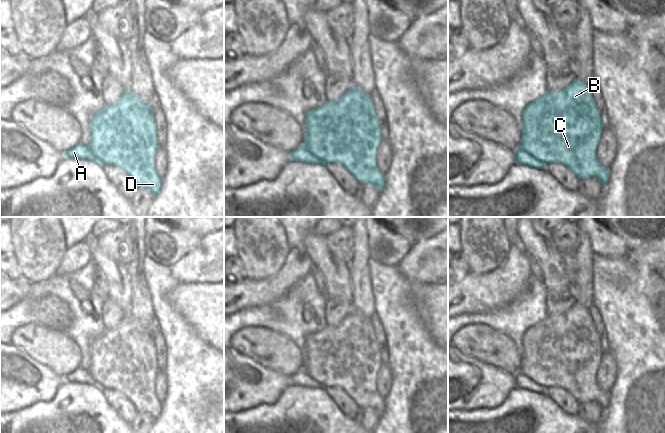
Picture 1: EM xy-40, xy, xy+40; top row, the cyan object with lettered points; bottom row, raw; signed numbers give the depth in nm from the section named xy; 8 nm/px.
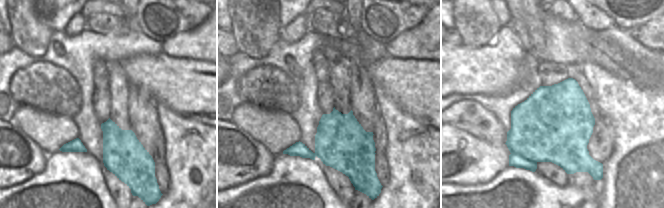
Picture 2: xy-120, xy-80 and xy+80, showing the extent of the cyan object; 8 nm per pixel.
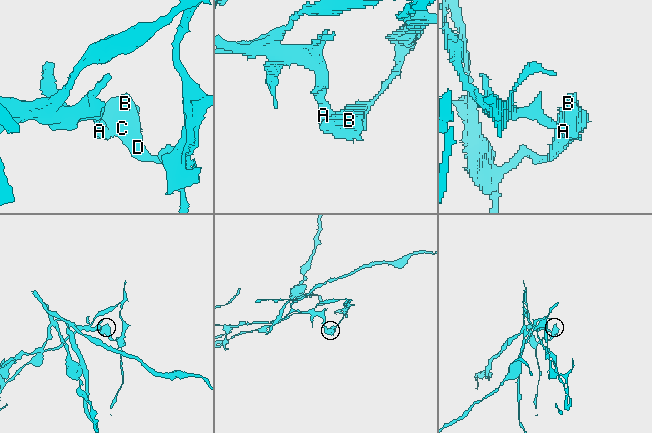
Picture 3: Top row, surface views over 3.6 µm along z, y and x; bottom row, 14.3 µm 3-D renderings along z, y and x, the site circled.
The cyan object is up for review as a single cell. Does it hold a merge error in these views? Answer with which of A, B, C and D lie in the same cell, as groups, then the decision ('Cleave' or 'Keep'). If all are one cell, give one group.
Groups: A / B C D. Cleave

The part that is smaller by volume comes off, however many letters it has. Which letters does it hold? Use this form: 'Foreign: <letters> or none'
Foreign: B, C, D

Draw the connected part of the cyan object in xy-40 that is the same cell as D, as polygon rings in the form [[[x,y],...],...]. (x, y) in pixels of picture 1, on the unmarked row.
[[[124,315],[117,327],[104,329],[92,342],[90,352],[92,360],[88,371],[98,383],[125,395],[137,411],[147,413],[153,419],[158,418],[162,403],[156,396],[154,380],[159,367],[155,343],[148,329],[131,315]]]

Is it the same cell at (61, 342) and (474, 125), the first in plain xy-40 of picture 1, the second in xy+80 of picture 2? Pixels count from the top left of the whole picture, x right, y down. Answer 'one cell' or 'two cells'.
one cell

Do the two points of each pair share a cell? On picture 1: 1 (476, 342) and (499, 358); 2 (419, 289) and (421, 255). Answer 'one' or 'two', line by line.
1: one
2: two

